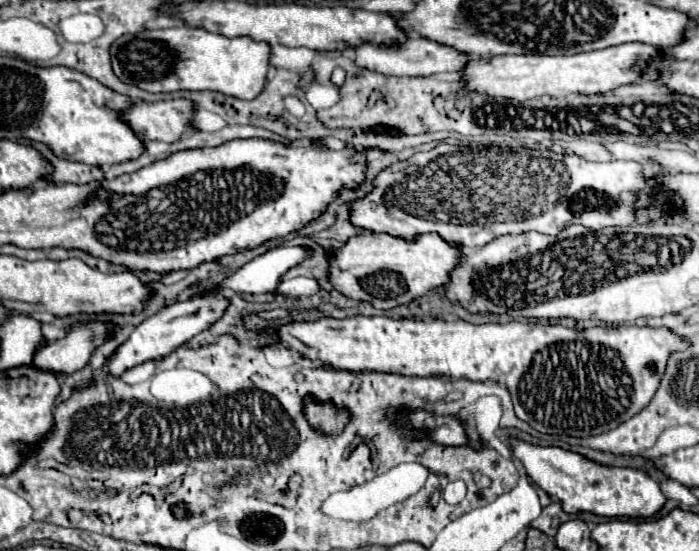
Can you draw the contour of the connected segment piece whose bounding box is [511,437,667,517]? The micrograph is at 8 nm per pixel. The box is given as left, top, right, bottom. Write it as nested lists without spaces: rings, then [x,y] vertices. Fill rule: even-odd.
[[[515,437],[511,439],[511,453],[545,493],[561,501],[565,513],[589,511],[601,517],[651,517],[667,499],[659,483],[649,473],[635,467],[607,467],[561,447],[531,445]]]

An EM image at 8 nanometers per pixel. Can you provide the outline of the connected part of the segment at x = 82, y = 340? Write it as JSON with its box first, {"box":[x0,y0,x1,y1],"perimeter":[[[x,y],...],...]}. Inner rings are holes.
{"box":[33,321,113,373],"perimeter":[[[79,321],[71,325],[65,339],[49,341],[37,349],[33,365],[51,373],[75,373],[87,365],[93,349],[113,331],[111,323]]]}

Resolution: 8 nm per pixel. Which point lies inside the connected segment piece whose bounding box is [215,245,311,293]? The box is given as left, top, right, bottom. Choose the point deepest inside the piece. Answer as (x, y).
(261, 275)

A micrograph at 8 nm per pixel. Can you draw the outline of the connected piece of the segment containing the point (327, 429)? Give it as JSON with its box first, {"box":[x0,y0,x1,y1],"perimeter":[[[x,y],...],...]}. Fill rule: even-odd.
{"box":[303,395,351,437],"perimeter":[[[313,395],[303,397],[303,413],[311,429],[333,437],[351,421],[351,413],[347,409],[337,407],[333,401],[315,401]]]}

